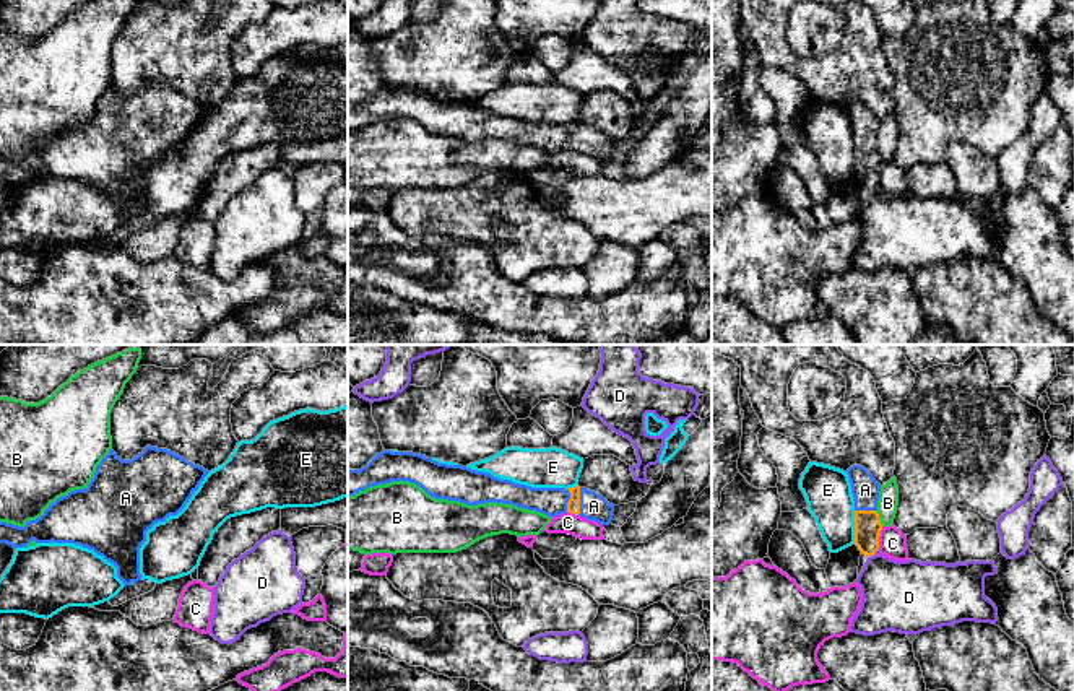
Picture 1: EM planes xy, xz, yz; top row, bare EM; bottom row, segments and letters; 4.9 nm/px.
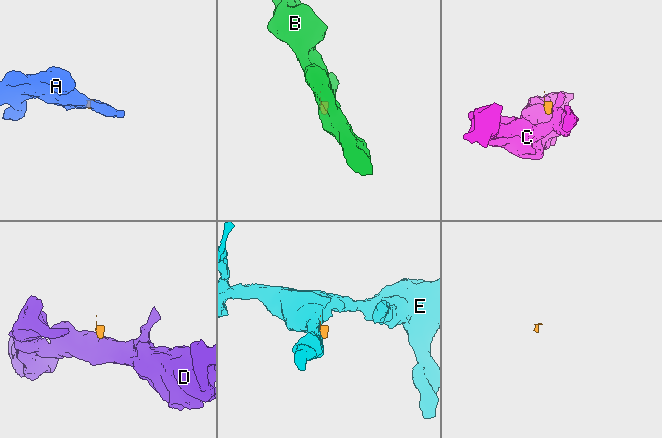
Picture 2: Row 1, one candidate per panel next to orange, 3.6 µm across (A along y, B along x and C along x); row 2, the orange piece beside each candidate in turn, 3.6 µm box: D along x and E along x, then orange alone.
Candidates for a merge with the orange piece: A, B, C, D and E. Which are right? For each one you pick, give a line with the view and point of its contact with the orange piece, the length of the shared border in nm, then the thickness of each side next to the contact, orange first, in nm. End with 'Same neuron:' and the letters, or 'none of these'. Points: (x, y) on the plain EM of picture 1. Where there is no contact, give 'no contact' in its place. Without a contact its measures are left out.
A: contact xz (579, 137); length 140 nm; calibres 60 and 140 nm
Same neuron: A

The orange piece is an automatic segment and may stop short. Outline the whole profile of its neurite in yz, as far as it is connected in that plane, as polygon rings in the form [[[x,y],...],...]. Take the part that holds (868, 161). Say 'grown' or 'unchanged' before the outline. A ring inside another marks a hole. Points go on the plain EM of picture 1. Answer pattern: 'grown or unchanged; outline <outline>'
grown; outline [[[861,101],[847,106],[855,137],[855,180],[861,190],[879,189],[879,171],[882,159],[877,150],[881,120]]]

